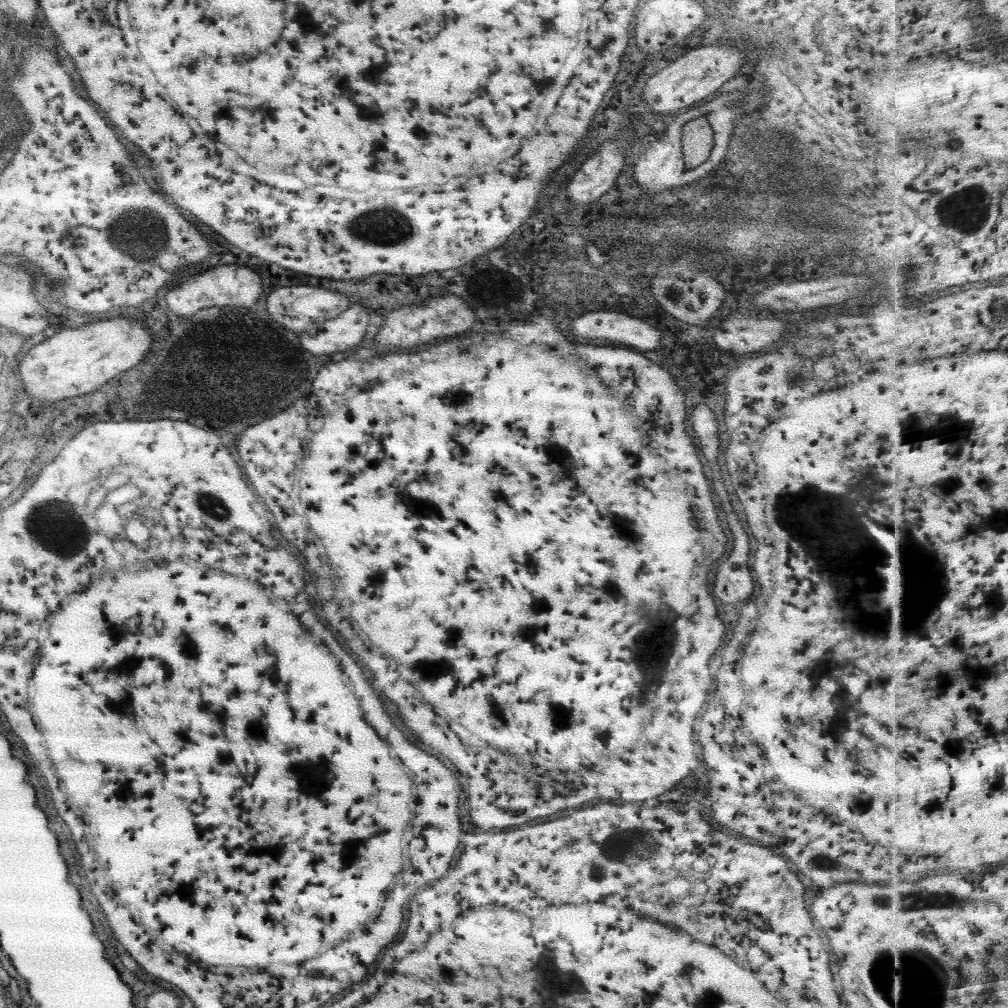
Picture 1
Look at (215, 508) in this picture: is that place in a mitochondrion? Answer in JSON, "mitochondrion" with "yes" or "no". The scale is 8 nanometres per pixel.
{"mitochondrion":"yes"}

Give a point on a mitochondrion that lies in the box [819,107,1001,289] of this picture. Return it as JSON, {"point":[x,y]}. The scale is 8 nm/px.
{"point":[957,210]}

